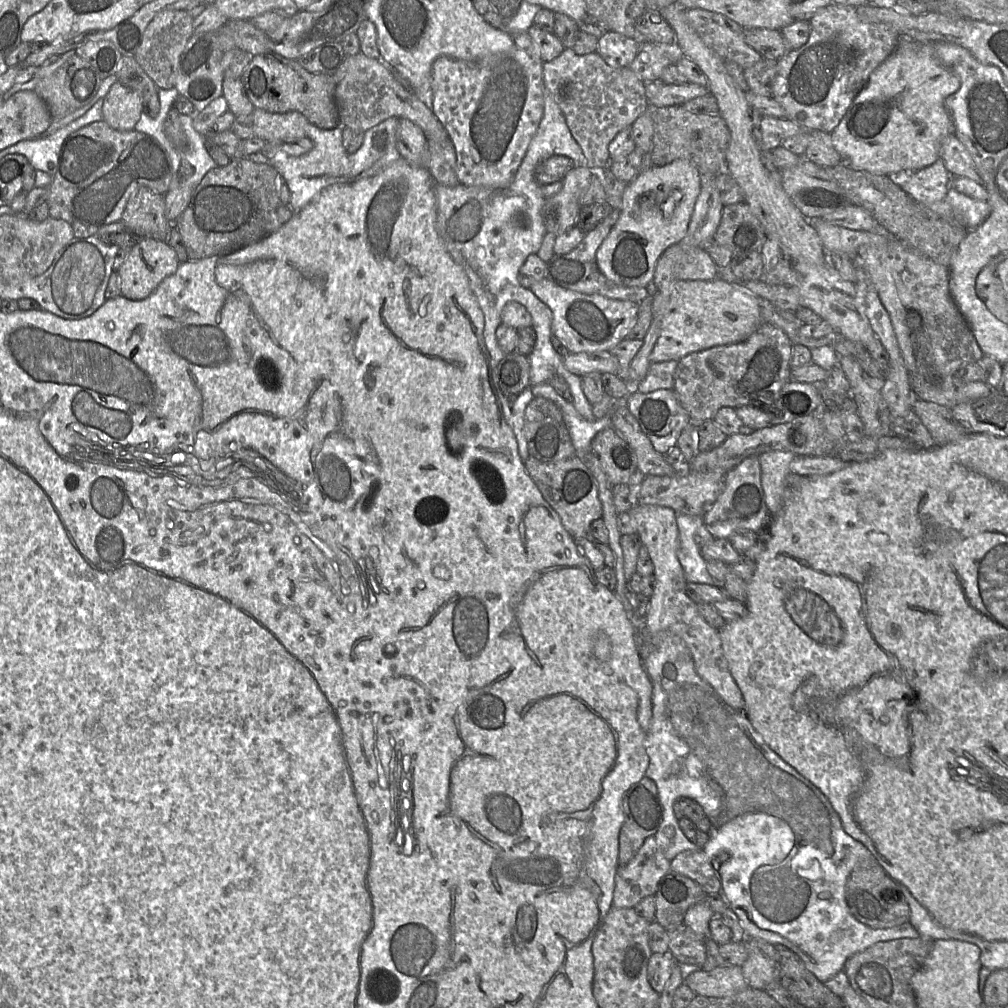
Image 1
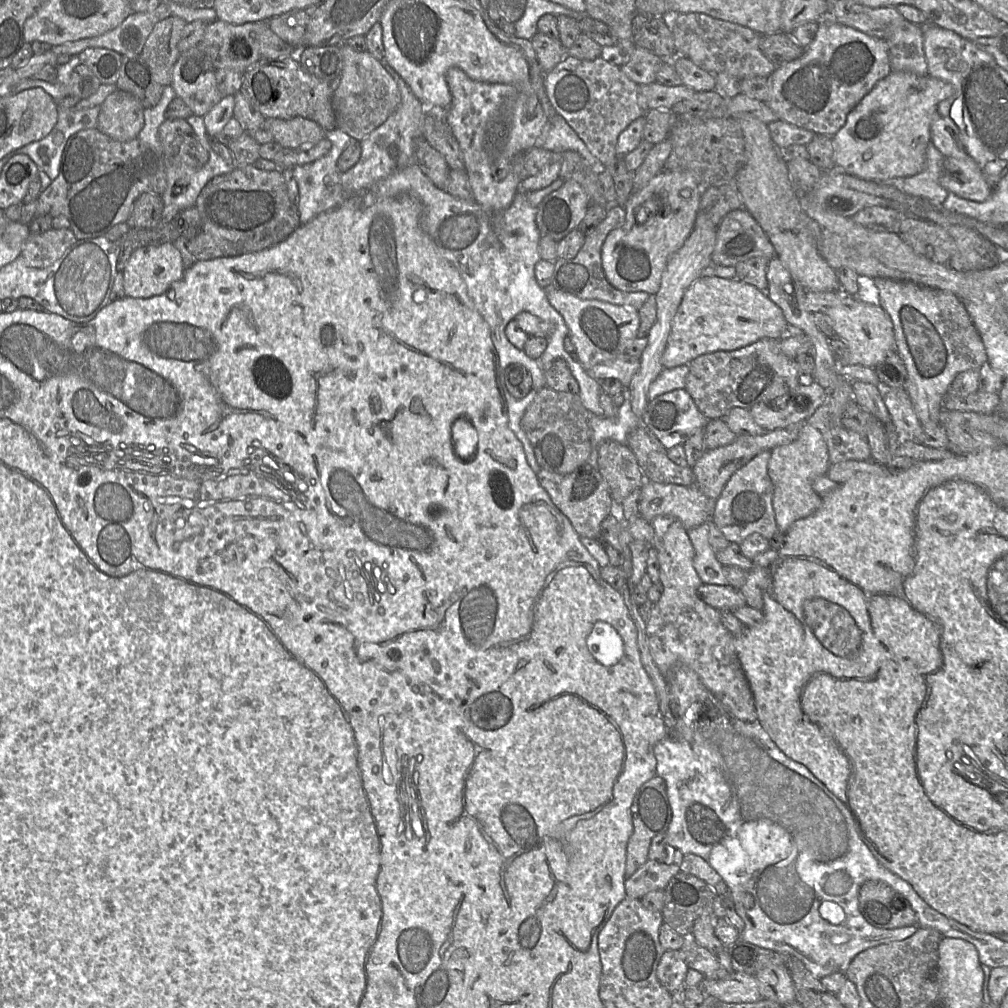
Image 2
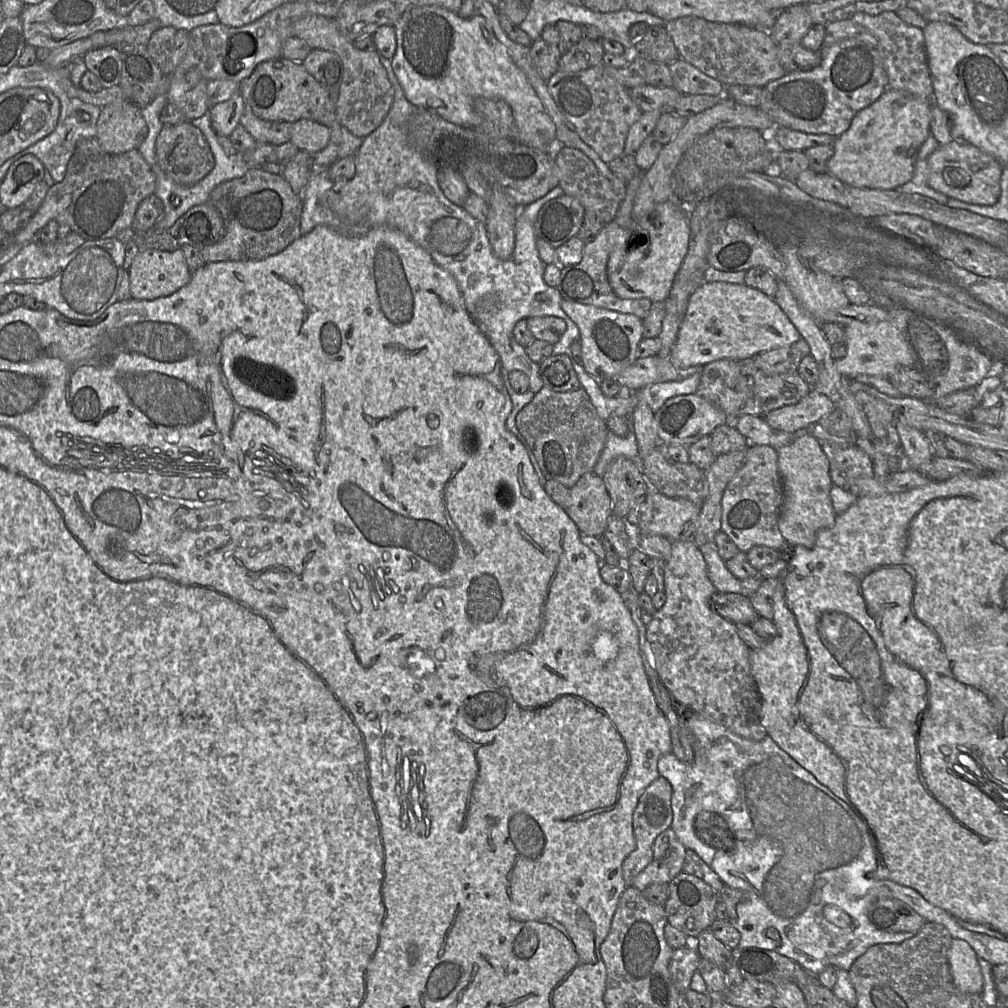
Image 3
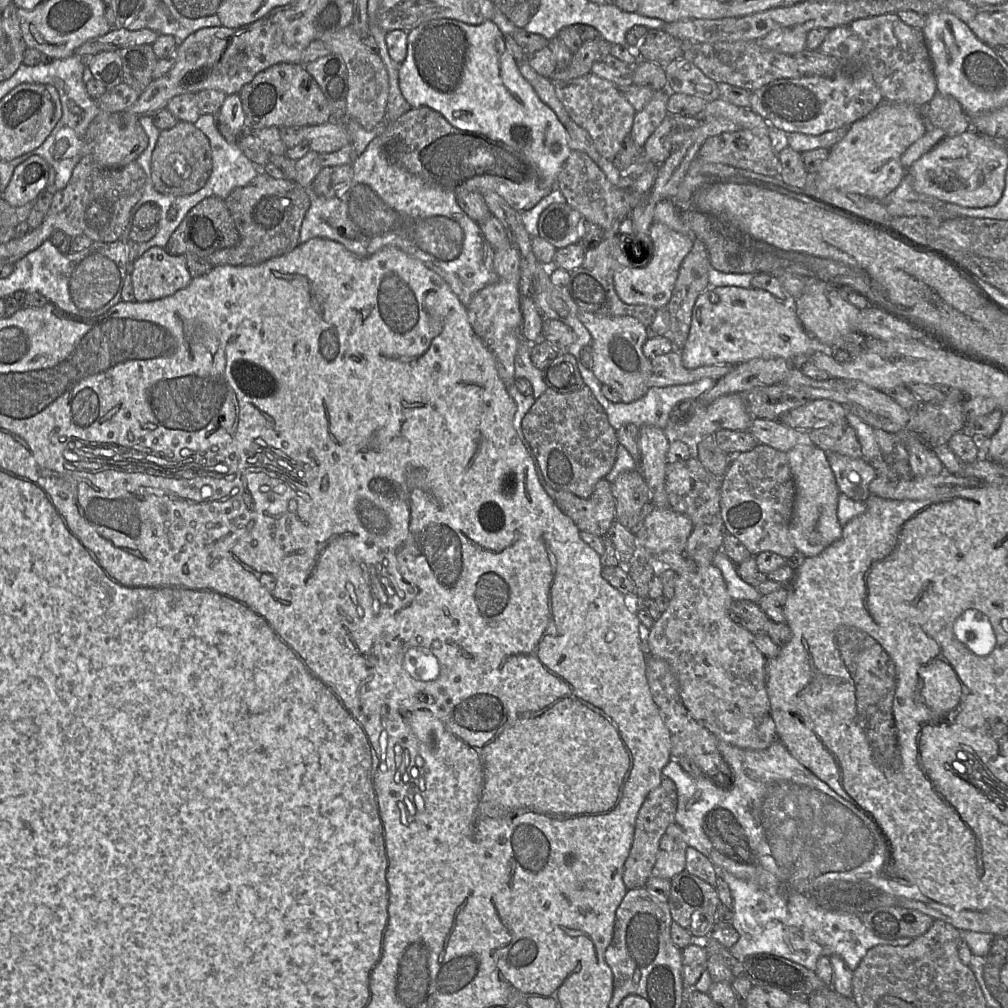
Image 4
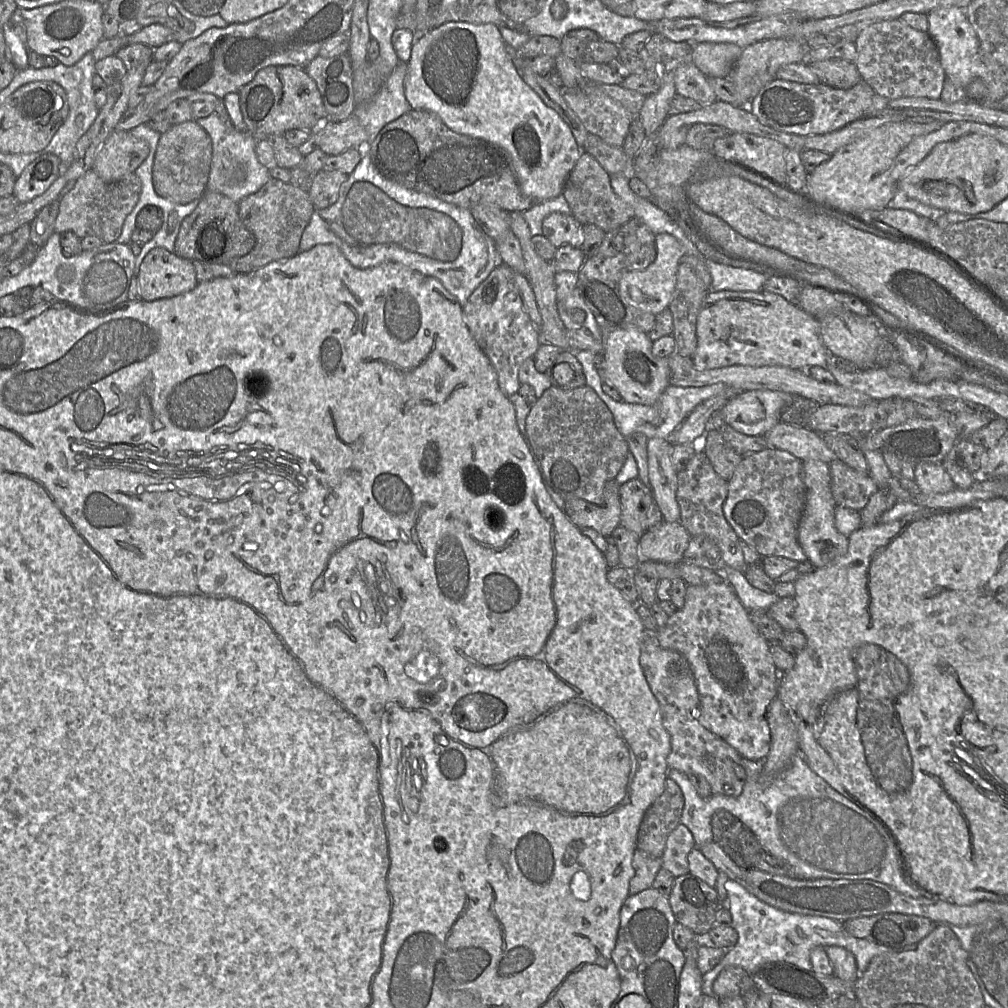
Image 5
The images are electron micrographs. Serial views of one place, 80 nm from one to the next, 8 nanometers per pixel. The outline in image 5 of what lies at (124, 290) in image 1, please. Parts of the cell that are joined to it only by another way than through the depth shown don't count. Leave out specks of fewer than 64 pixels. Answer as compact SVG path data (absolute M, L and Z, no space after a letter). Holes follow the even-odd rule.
M154 248L146 255L137 278L140 299L143 301L178 296L192 291L198 285L192 261L165 248Z

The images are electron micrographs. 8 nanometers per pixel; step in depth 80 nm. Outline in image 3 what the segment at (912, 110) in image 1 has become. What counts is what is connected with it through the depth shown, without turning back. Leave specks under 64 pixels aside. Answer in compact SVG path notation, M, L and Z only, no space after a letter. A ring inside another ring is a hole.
M887 88L879 99L859 111L849 128L836 137L833 143L833 155L827 162L826 171L853 187L881 190L900 187L912 178L918 152L930 134L932 105L932 100Z

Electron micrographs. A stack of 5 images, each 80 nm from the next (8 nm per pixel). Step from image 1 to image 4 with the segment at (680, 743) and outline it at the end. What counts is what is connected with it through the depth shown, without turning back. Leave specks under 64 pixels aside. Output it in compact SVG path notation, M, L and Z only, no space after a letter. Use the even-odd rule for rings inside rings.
M718 740L718 749L733 773L733 783L729 788L720 788L707 776L691 777L673 759L663 767L662 777L672 780L677 788L675 823L683 829L688 846L708 857L714 847L706 835L723 836L722 831L729 830L733 817L741 826L750 849L755 853L756 863L771 874L770 883L766 887L758 887L718 869L718 878L726 882L733 898L731 923L738 932L739 939L729 950L736 959L741 962L749 955L769 953L815 972L821 956L838 955L854 971L871 948L878 945L907 946L915 939L880 938L864 924L860 915L827 911L816 906L810 899L810 894L818 887L835 881L846 881L866 882L890 894L910 896L912 900L920 902L932 901L917 888L902 885L886 875L887 845L880 828L869 815L817 778L779 740L762 750L742 749Z

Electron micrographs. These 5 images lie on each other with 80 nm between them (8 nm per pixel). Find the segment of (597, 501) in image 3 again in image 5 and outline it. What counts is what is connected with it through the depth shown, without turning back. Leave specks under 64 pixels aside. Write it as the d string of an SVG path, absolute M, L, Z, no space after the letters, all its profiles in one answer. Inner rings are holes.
M615 479L605 483L603 505L579 498L565 500L564 513L578 528L592 528L604 537L611 537L613 530L620 525L619 488Z

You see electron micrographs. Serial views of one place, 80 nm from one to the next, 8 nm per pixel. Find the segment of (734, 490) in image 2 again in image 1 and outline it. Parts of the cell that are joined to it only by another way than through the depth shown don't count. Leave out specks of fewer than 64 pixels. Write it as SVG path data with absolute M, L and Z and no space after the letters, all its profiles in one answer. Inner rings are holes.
M751 456L727 473L723 490L703 515L703 526L714 538L728 540L734 532L742 529L765 533L770 518L761 485L759 456Z

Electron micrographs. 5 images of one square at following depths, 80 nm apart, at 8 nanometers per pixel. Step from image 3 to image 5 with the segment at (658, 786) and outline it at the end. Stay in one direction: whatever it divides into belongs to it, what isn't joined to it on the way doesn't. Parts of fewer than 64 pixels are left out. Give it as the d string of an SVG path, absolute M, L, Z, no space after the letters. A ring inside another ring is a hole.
M666 778L663 793L647 808L639 827L632 860L634 875L629 883L630 895L652 888L655 877L662 868L666 840L669 834L680 824L683 807L682 791L672 779Z

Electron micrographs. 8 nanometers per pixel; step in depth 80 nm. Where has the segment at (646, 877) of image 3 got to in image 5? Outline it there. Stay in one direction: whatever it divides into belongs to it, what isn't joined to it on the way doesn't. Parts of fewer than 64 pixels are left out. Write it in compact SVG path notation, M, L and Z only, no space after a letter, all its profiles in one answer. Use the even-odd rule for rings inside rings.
M679 824L668 836L662 859L662 869L666 869L676 878L689 873L688 854L695 848L695 841L690 830Z

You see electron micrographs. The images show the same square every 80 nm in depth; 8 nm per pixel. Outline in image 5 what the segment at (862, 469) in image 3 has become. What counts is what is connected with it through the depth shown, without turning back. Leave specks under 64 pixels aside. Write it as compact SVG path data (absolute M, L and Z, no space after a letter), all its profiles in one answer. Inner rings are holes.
M837 458L830 464L831 491L837 506L862 511L878 487L869 473L861 473Z

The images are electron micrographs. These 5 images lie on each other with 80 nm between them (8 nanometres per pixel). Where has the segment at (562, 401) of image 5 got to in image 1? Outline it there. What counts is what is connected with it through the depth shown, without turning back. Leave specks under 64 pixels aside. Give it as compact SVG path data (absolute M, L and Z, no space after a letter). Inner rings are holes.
M534 397L524 412L524 436L529 454L543 463L576 456L569 431L557 405L544 397Z

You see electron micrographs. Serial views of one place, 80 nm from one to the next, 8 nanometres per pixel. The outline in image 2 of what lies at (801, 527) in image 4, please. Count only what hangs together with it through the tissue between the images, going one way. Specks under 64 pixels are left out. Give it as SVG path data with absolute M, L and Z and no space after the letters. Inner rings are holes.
M802 424L796 440L771 450L768 474L773 484L773 509L779 532L785 533L797 520L813 515L822 497L813 489L815 479L825 476L830 467L827 445L818 430Z

